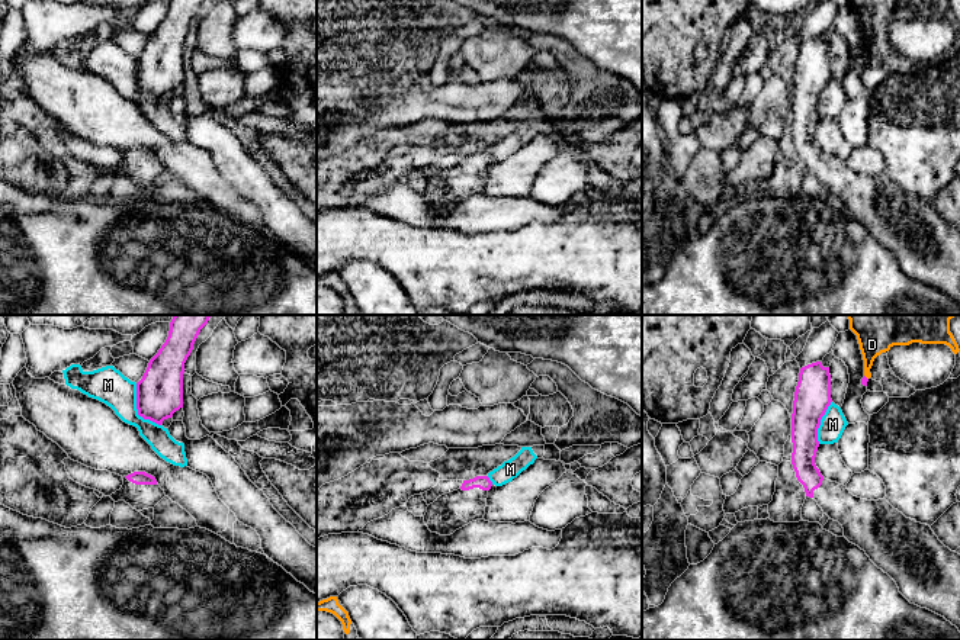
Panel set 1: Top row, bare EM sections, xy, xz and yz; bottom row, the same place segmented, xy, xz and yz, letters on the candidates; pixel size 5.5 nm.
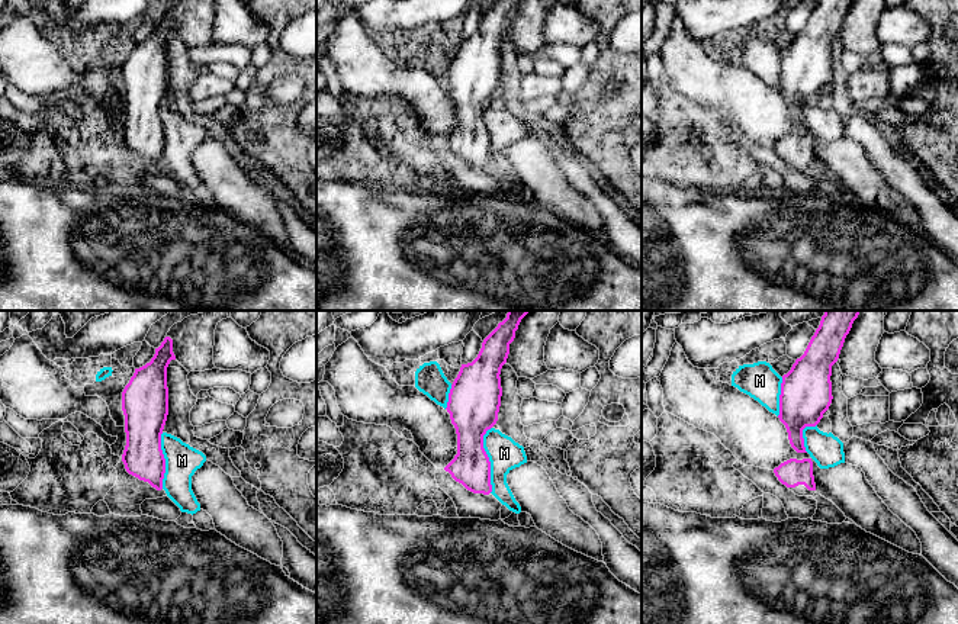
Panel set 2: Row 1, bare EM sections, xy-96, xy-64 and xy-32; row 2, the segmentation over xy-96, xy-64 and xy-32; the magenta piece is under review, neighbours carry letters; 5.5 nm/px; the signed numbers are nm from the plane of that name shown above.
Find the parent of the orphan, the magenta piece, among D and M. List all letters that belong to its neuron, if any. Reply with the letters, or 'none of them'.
none of them

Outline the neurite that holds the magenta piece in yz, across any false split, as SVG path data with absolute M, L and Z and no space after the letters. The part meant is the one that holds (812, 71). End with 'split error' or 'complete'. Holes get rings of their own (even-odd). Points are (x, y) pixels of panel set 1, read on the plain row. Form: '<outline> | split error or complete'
M821 36L802 42L792 89L792 139L806 171L813 173L823 189L842 200L844 212L864 225L896 257L899 267L911 279L944 292L960 306L960 229L945 222L930 200L906 193L886 174L854 171L847 161L825 154L816 142L818 103L831 77L829 42L823 42Z | split error

